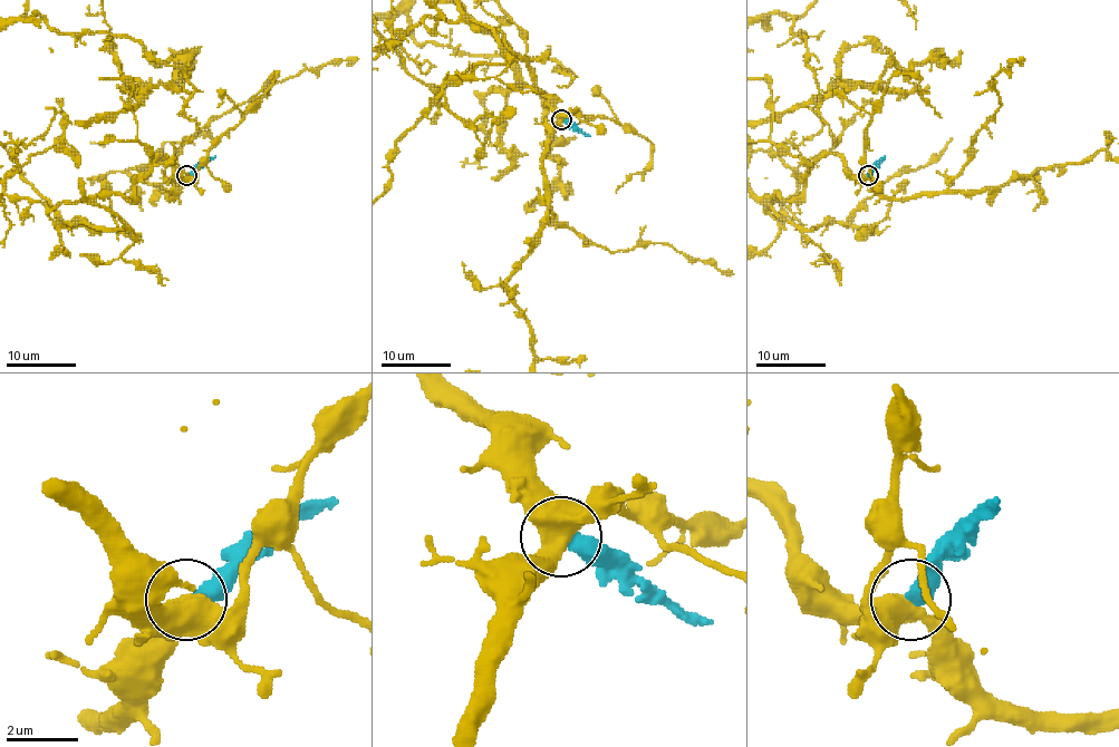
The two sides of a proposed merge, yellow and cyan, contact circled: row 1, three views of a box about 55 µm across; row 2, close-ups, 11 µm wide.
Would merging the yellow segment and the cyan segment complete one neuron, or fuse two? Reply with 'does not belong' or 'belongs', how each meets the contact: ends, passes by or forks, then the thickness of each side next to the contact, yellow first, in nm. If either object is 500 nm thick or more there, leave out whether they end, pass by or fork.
does not belong; yellow forks there; cyan ends there; 440 nm thick on the yellow side, 440 nm on the other

